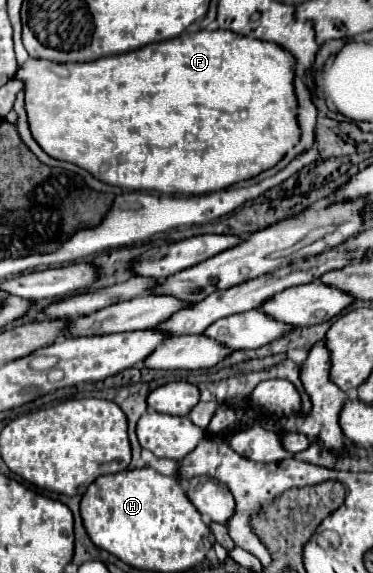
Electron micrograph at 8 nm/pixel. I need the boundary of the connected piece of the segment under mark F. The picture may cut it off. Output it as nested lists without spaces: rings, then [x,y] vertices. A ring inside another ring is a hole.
[[[197,31],[197,33],[183,33],[177,39],[165,41],[165,43],[153,43],[129,53],[121,55],[109,55],[87,63],[65,63],[57,65],[53,61],[25,61],[17,69],[17,79],[25,81],[25,109],[29,115],[31,133],[37,139],[37,143],[55,159],[71,161],[87,171],[91,171],[95,177],[109,185],[117,185],[131,191],[157,191],[165,195],[183,193],[183,195],[203,195],[221,191],[233,183],[247,181],[271,167],[275,167],[293,145],[299,141],[299,123],[297,123],[297,95],[293,89],[295,79],[295,59],[287,49],[283,49],[277,43],[261,41],[261,39],[249,39],[239,33],[231,31]]]

